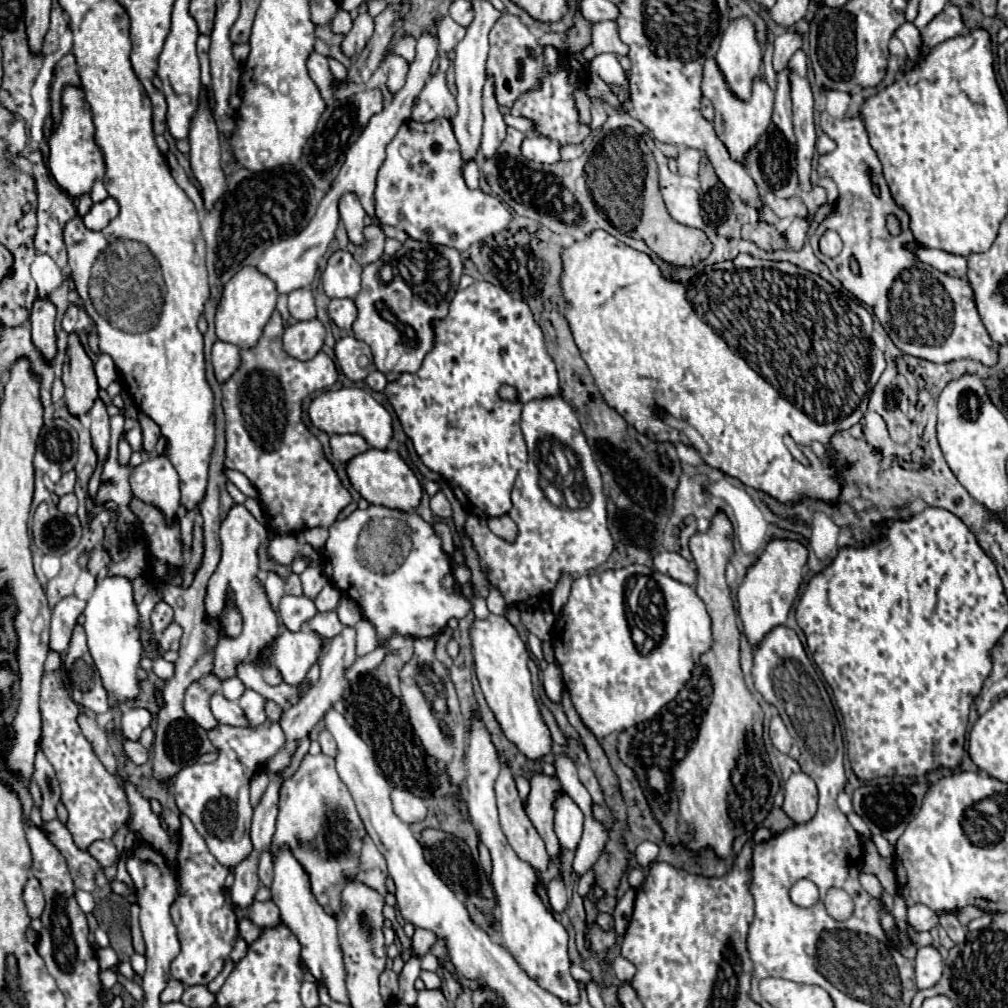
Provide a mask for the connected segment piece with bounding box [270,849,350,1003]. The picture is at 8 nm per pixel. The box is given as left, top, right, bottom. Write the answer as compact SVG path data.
M280 849L274 861L274 883L272 883L272 901L278 905L282 921L292 929L302 945L302 959L306 969L316 977L316 983L328 989L332 1001L350 1003L346 991L346 969L342 963L342 949L338 947L338 933L336 933L336 919L326 915L324 909L316 903L308 875L304 873L302 865L292 857L288 849Z

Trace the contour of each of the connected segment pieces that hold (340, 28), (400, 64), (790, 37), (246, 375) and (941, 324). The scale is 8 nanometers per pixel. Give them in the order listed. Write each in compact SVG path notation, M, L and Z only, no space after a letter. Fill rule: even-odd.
M338 9L338 15L336 15L334 21L330 23L330 27L332 27L334 33L342 33L342 35L346 35L346 33L350 31L350 27L352 27L352 17L350 17L344 9Z
M388 55L384 59L384 67L386 67L386 75L388 75L386 87L390 93L396 93L404 85L404 79L408 73L408 63L398 55Z
M788 31L780 37L774 39L774 57L772 57L772 65L774 65L774 71L784 71L788 67L788 61L792 57L792 53L796 49L802 47L802 39L800 35L796 35L794 31Z
M274 311L264 327L262 339L258 339L254 347L240 351L240 367L228 381L222 383L222 407L226 415L226 469L236 469L244 473L258 489L272 531L298 533L312 527L328 529L336 521L338 513L352 501L352 495L342 485L338 473L324 457L322 445L316 435L312 435L304 425L302 399L306 399L316 389L332 387L338 379L338 371L334 361L324 351L318 351L318 355L308 361L298 361L290 357L282 349L282 333L284 321L280 313Z
M822 113L822 119L820 119L820 125L822 125L822 131L836 141L836 151L828 153L828 155L822 155L820 161L818 161L818 175L820 177L832 177L838 185L838 191L840 191L840 197L834 205L834 211L824 219L824 223L818 225L816 233L812 235L810 239L810 245L816 253L816 257L828 265L828 269L832 271L832 275L836 279L840 279L840 283L854 295L858 297L862 303L870 305L874 315L878 317L878 321L882 323L882 327L888 331L890 339L894 341L894 345L898 349L902 349L904 353L908 355L914 355L914 357L922 357L922 359L928 359L932 363L948 363L948 361L954 361L954 359L974 359L974 361L980 361L988 367L994 367L998 363L998 351L994 349L994 343L986 331L986 327L982 325L982 319L978 315L978 309L976 309L976 303L974 303L974 291L970 287L970 283L966 279L956 279L956 277L948 277L940 271L936 271L934 267L930 265L924 265L920 263L910 251L904 249L904 243L908 241L914 241L912 237L912 231L908 227L908 215L906 211L902 211L890 191L888 191L888 185L882 177L882 165L876 157L876 151L870 147L868 143L868 133L866 133L866 127L862 123L862 119L834 119L830 113ZM874 185L878 185L880 189L880 195L874 193ZM888 215L896 215L898 221L900 221L900 235L890 235L890 231L886 229L886 217ZM824 231L836 231L844 243L844 249L840 255L836 257L822 257L822 253L818 251L818 239L822 237ZM850 257L856 257L858 263L860 263L860 275L854 275L850 271L850 265L848 265L848 259Z

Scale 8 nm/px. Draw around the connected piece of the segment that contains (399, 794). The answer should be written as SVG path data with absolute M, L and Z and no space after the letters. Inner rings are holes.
M394 789L392 791L392 803L394 803L396 815L404 823L422 821L426 817L426 811L428 811L422 797L416 797L416 795L412 795L410 791L404 791L404 789Z

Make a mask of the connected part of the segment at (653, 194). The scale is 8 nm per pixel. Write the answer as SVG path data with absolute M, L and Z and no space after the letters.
M646 153L646 179L644 179L644 193L642 193L642 219L640 225L636 227L636 237L644 239L646 245L664 261L672 263L672 265L696 265L698 261L702 261L710 249L712 243L708 241L706 233L694 227L686 227L682 223L676 223L674 219L670 219L670 213L666 211L664 199L660 195L660 187L658 187L658 169L654 163L652 153Z

